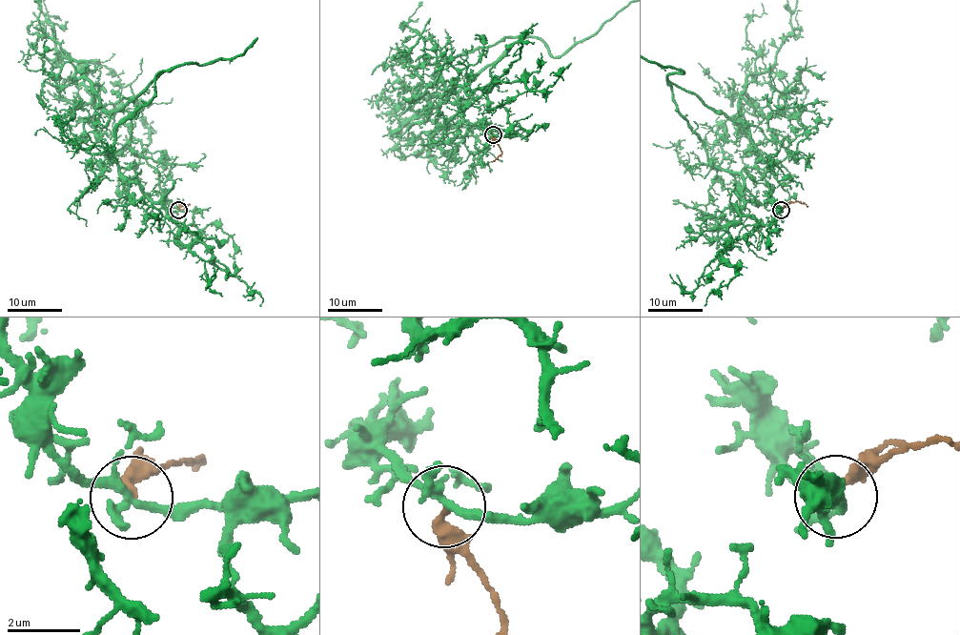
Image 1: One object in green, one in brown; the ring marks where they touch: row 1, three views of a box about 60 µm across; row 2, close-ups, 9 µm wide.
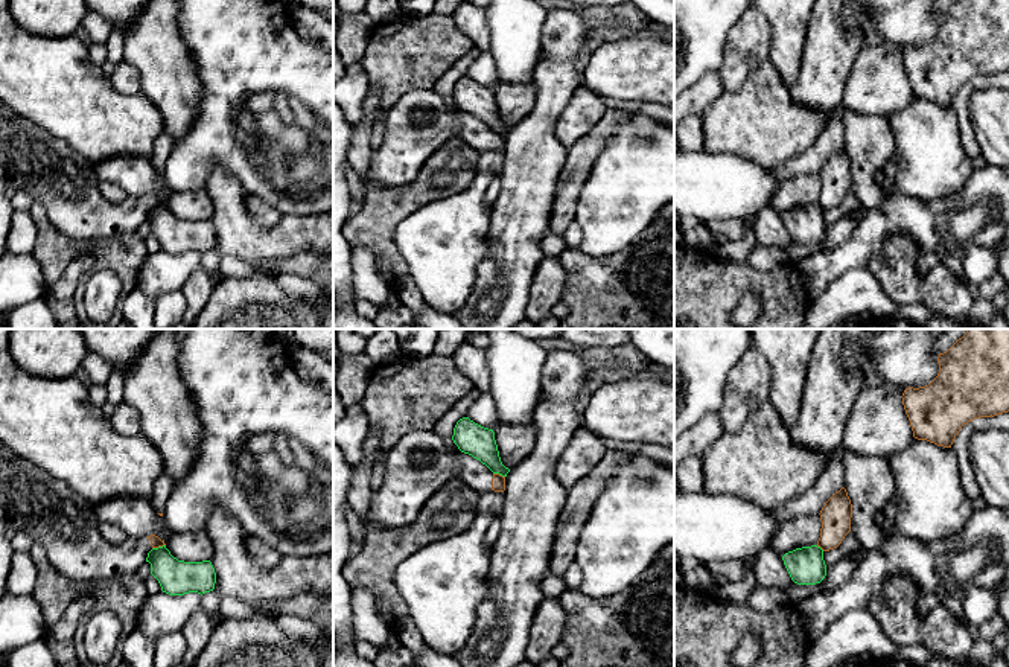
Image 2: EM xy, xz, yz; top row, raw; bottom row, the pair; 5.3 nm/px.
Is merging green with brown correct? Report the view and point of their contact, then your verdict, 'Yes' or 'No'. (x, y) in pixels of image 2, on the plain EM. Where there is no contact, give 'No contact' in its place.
Touches green at xy (159, 206). No

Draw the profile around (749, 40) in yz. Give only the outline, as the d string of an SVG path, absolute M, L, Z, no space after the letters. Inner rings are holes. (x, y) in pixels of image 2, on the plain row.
M752 5L730 27L723 49L720 78L724 93L732 93L747 81L753 70L769 61L772 29L767 18Z

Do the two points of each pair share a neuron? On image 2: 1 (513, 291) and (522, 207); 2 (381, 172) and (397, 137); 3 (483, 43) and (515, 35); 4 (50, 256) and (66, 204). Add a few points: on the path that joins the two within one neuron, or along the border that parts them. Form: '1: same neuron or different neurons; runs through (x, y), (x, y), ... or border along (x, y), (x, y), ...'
1: same neuron; runs through (513, 270), (516, 229)
2: same neuron; runs through (390, 163), (397, 156), (397, 146)
3: different neurons; border along (484, 15), (490, 35), (489, 51)
4: different neurons; border along (37, 201), (50, 224), (70, 239)

